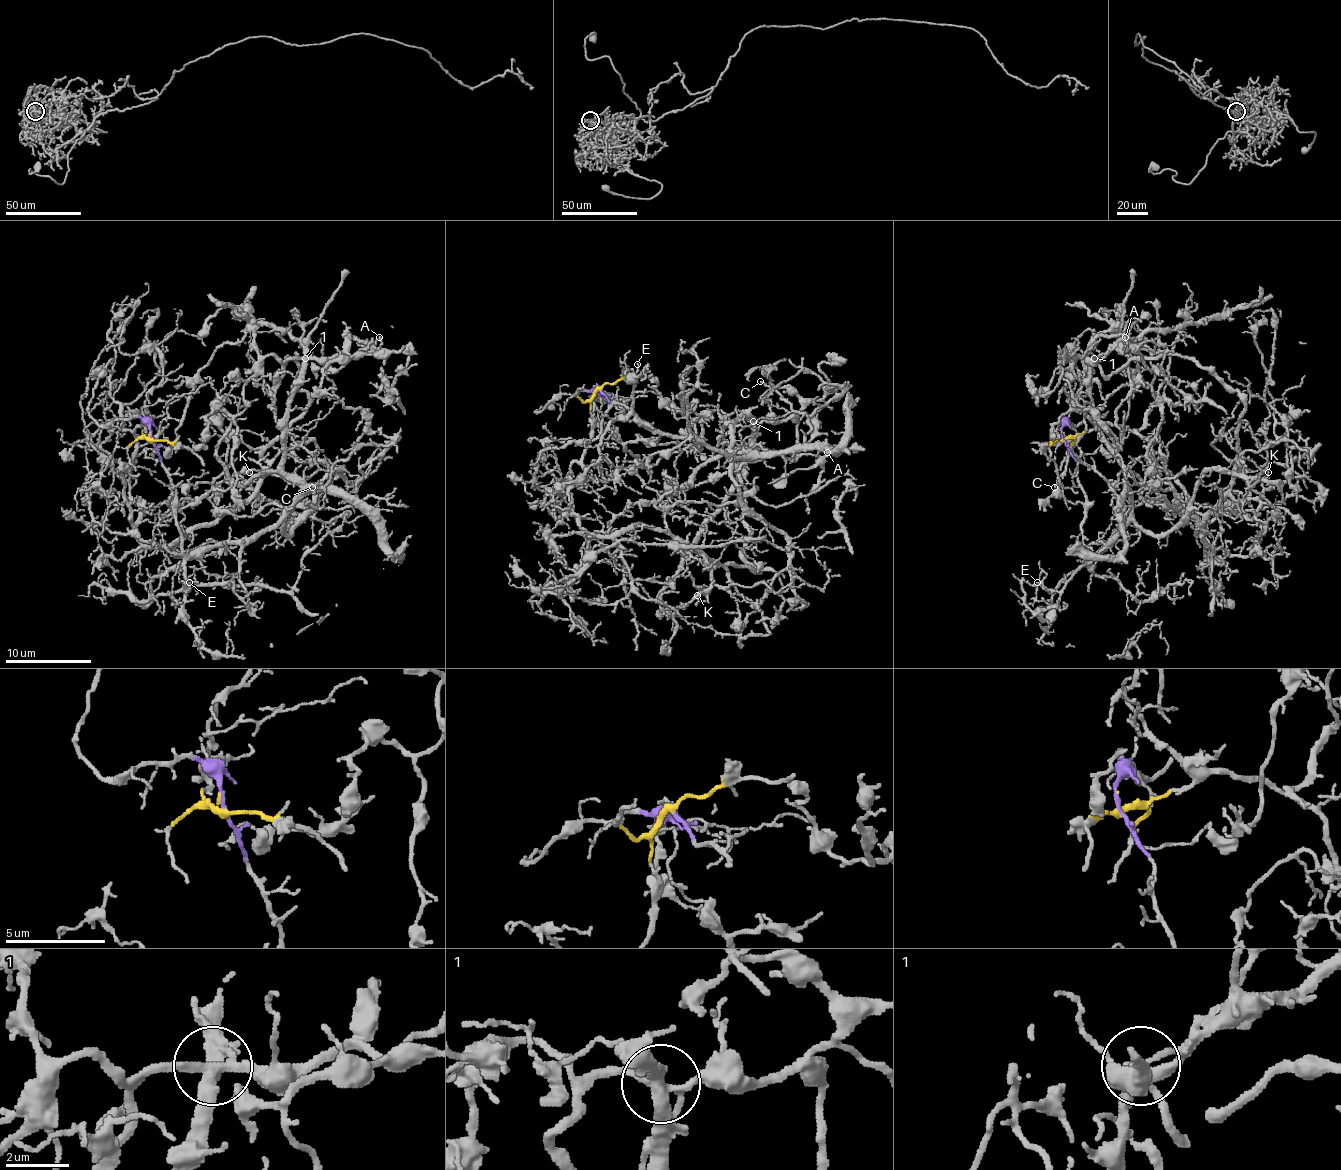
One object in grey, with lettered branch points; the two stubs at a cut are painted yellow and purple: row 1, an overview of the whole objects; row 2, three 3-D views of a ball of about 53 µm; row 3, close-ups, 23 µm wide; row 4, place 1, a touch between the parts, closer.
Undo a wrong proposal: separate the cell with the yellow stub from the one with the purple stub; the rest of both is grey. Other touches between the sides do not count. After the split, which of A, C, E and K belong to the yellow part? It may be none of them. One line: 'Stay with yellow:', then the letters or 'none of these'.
Stay with yellow: A, K

